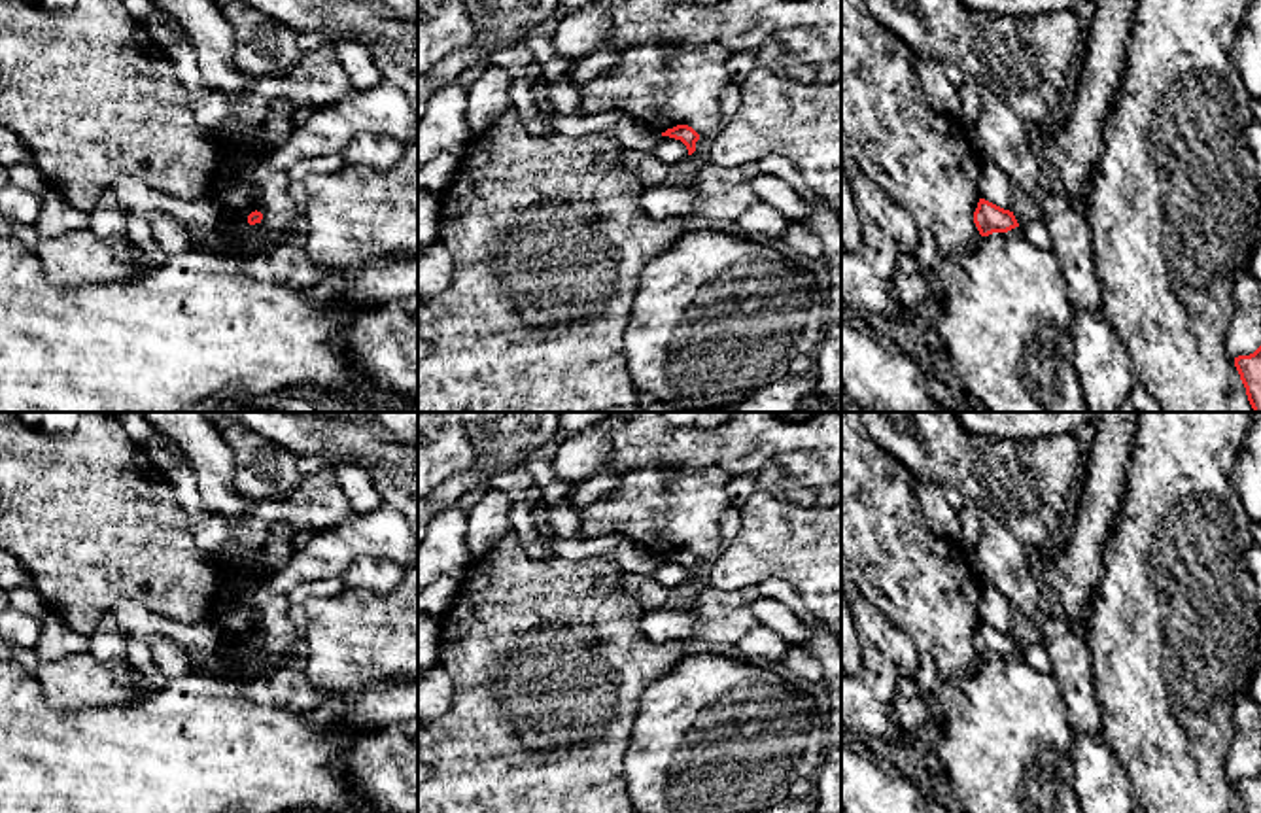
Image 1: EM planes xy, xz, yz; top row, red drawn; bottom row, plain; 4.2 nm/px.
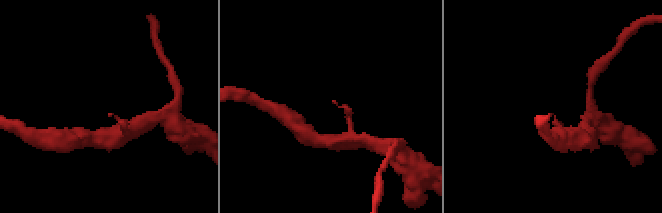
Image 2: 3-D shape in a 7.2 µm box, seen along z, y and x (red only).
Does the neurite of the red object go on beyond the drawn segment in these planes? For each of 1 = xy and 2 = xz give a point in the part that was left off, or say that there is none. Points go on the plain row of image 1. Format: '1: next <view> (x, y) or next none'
1: next none
2: next none

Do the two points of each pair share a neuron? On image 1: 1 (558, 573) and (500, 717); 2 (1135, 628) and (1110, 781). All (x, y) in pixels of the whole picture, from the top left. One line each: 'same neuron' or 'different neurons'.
1: same neuron
2: different neurons

